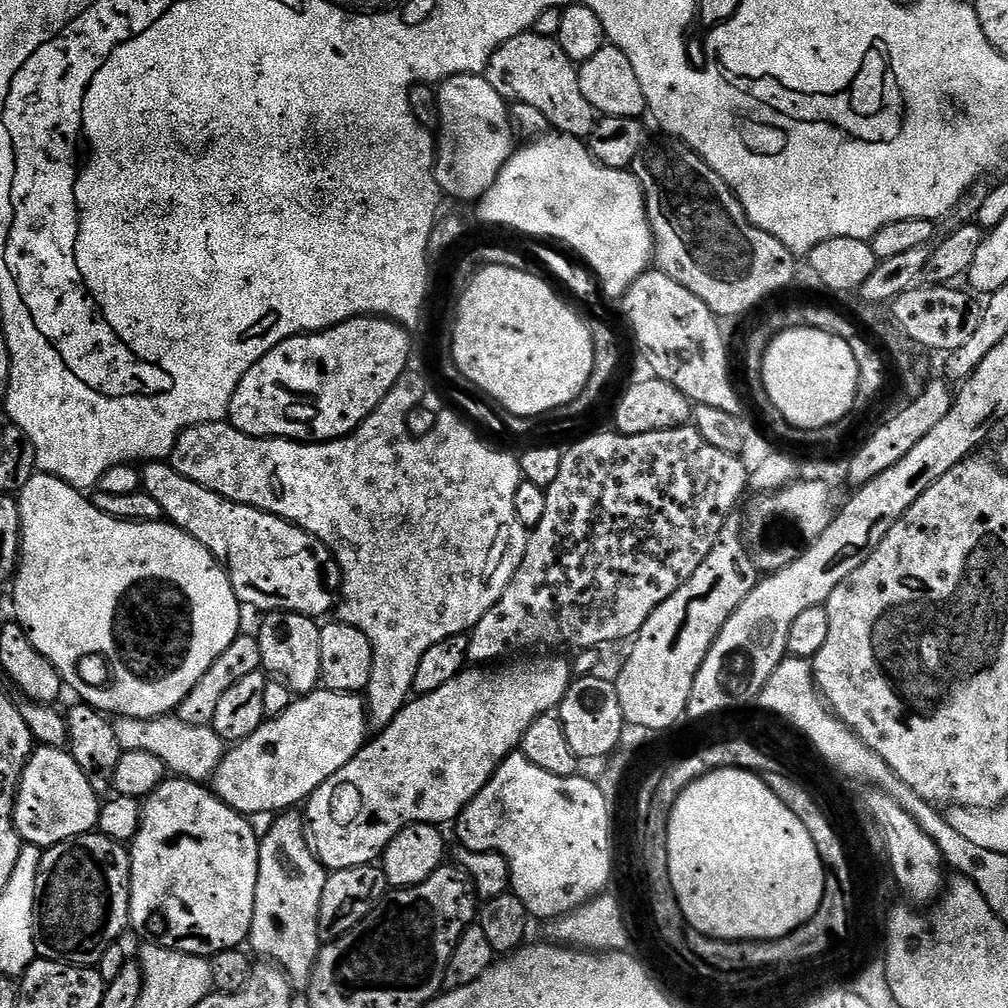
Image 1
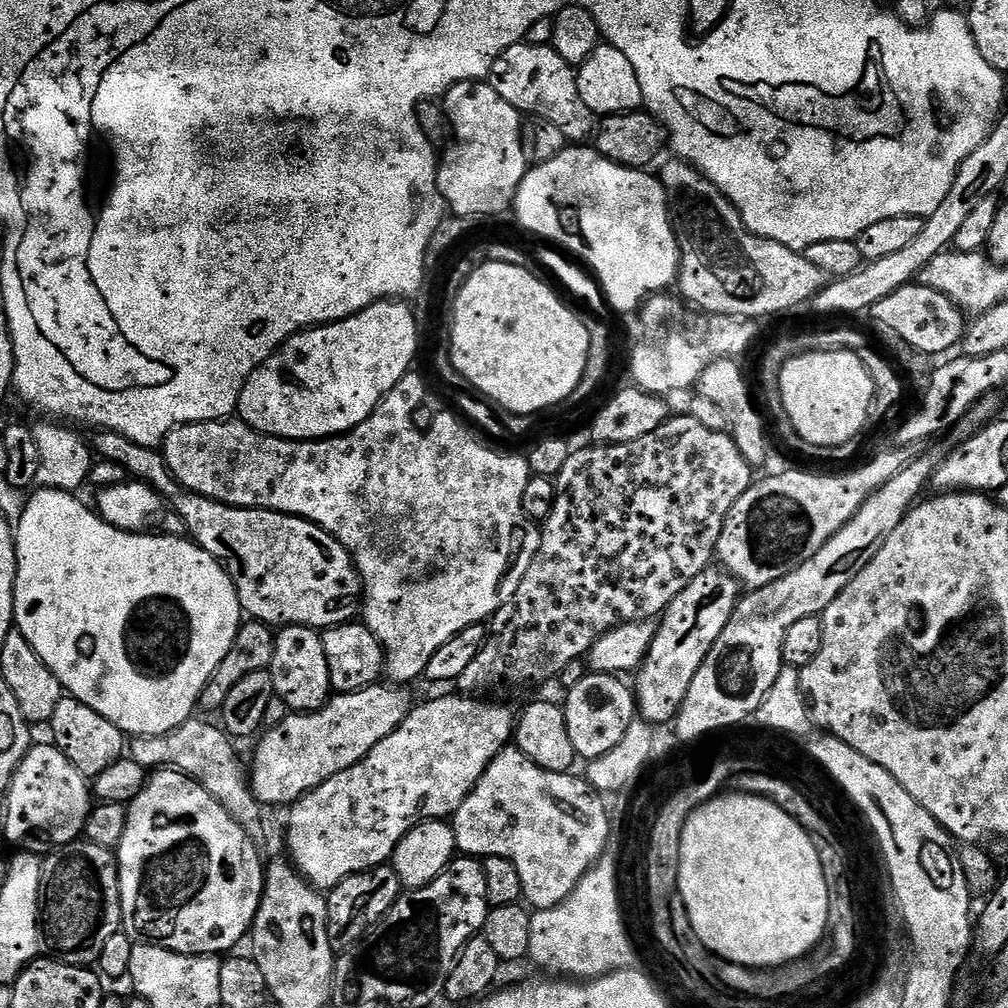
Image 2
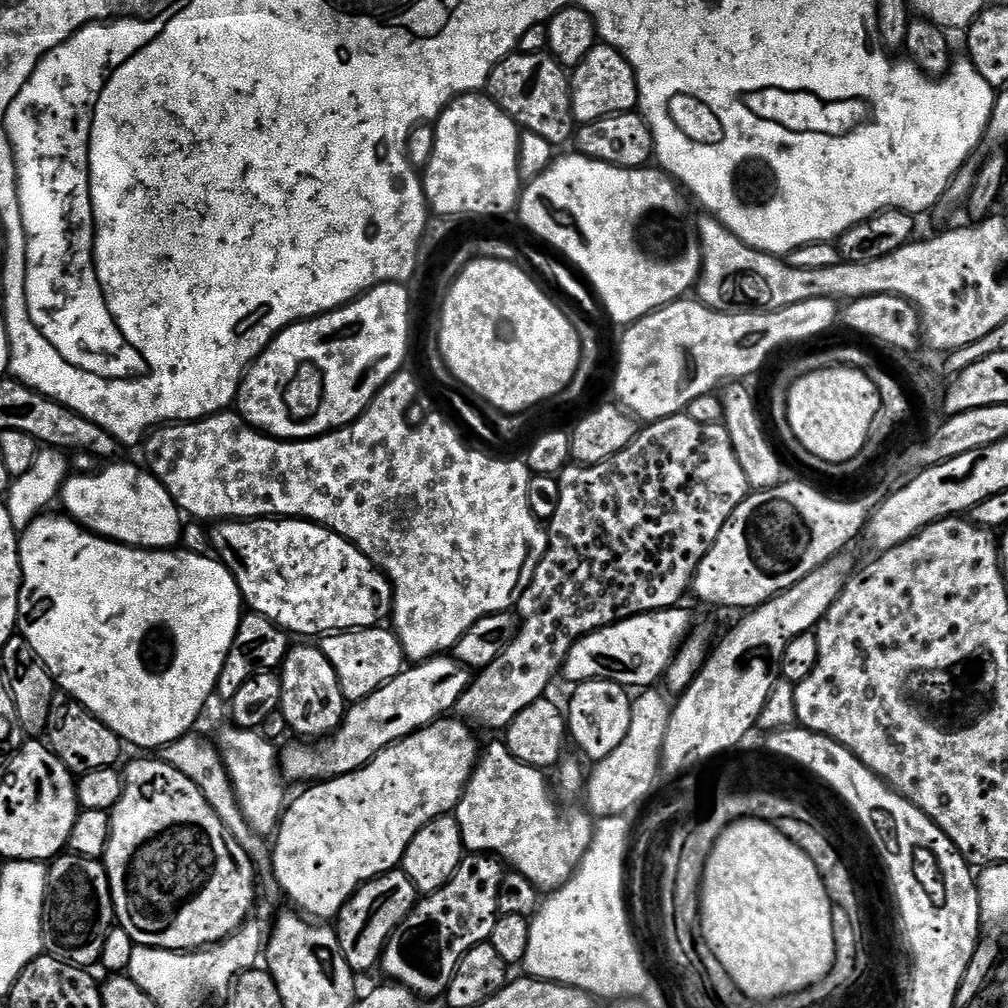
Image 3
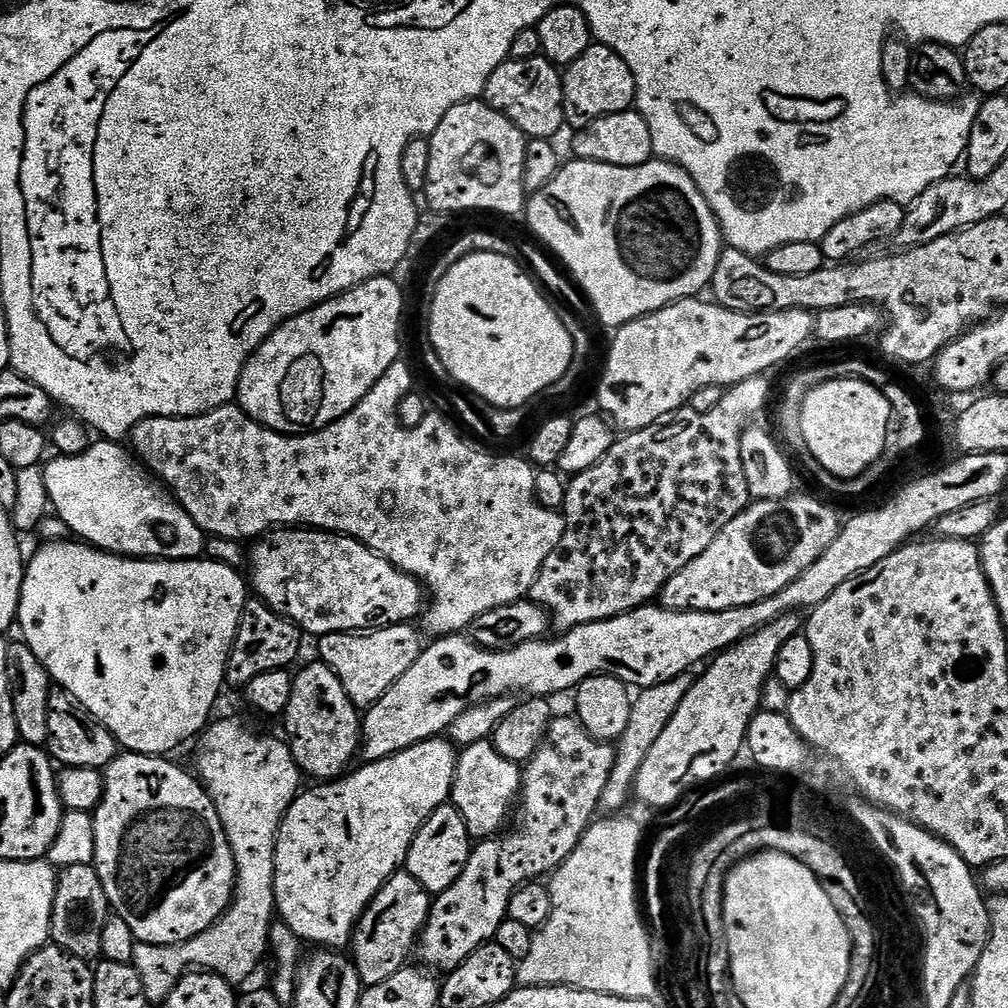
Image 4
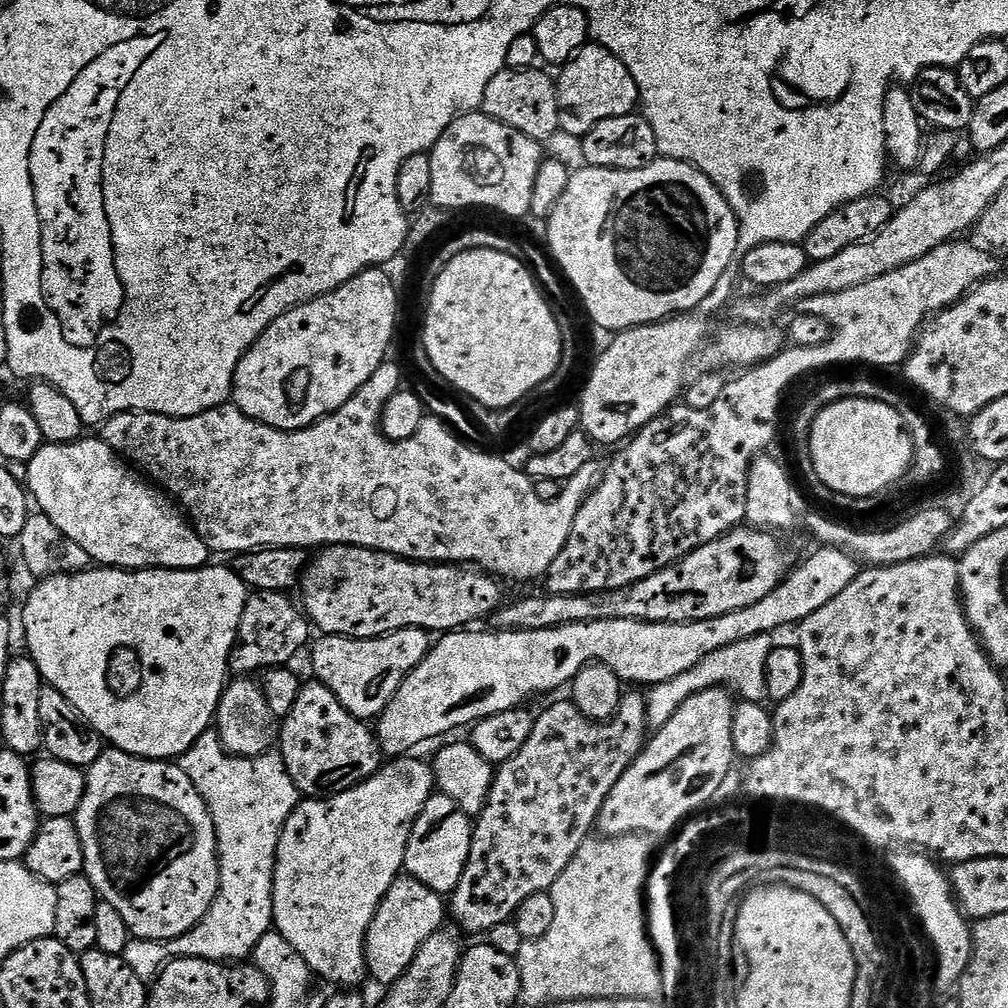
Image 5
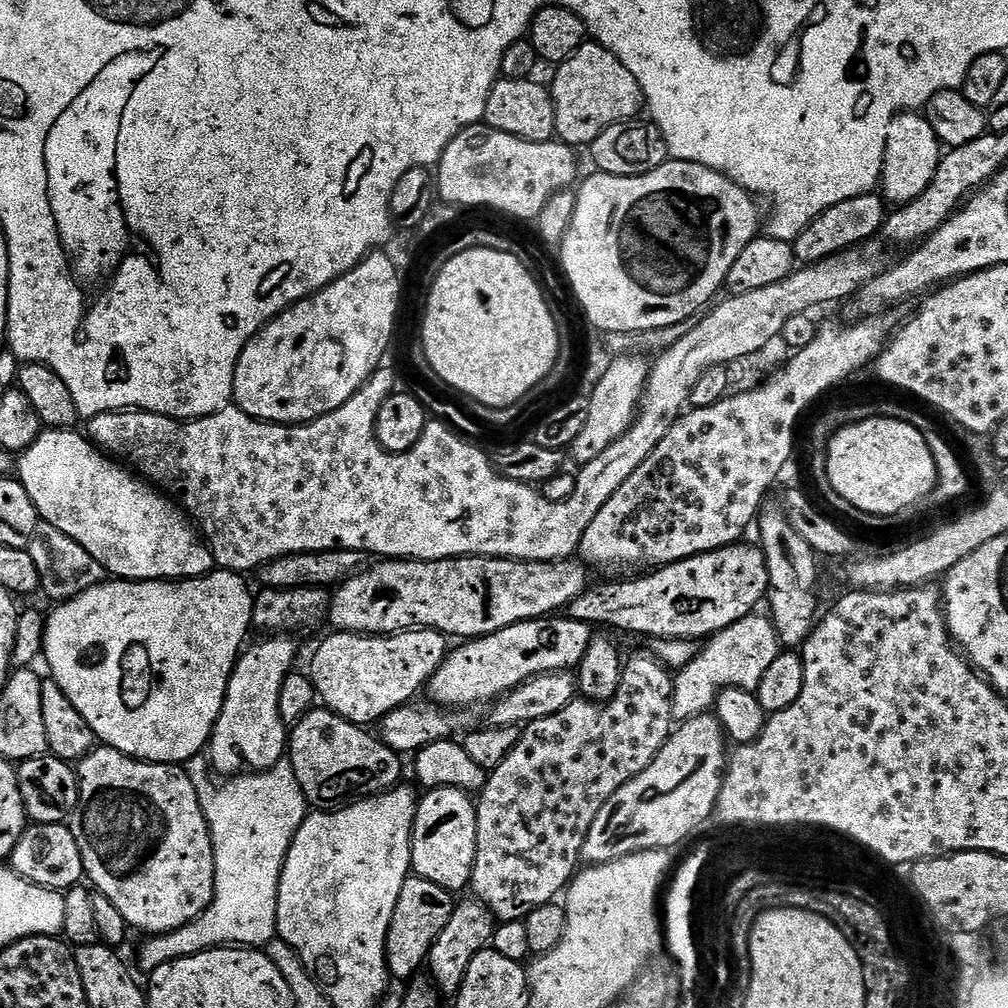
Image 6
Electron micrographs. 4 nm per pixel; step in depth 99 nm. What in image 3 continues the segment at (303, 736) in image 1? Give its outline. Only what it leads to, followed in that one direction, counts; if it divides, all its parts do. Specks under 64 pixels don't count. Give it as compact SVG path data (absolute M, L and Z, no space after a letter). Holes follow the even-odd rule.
M448 654L432 657L430 660L421 660L405 667L399 672L389 684L382 685L374 694L370 694L364 700L355 701L345 711L344 721L337 726L330 738L321 739L319 742L296 742L300 744L288 744L279 749L280 775L285 781L292 780L299 786L307 785L309 782L323 782L333 780L335 776L345 776L359 768L365 768L379 752L386 750L394 742L406 738L410 734L427 729L428 724L435 722L439 716L451 713L455 709L458 698L468 689L470 683L469 669L459 664L455 658Z

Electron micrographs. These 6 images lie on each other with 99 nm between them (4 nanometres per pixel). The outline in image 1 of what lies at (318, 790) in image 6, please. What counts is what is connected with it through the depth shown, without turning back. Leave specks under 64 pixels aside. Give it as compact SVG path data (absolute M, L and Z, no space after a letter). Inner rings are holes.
M270 612L263 617L260 632L255 633L258 646L262 646L263 671L269 677L281 680L292 694L307 694L321 687L322 670L321 625L313 617L297 612Z

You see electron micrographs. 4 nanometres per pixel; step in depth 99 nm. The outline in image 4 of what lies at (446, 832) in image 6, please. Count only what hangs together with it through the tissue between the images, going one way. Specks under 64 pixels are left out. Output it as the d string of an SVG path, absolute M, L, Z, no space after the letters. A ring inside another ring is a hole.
M451 803L442 805L418 830L408 851L406 871L430 894L445 892L462 874L468 855L474 847L466 830L466 822Z

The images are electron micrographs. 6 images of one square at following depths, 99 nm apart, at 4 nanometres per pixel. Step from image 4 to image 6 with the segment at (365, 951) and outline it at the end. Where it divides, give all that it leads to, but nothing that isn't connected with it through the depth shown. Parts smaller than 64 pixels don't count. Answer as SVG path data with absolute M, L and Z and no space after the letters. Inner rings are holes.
M409 875L402 886L402 894L398 894L398 904L394 906L394 916L390 918L388 936L384 942L388 970L395 979L397 976L403 982L411 981L419 973L416 971L425 967L432 943L438 934L442 934L442 930L446 930L446 922L450 922L456 906L453 893L442 886L434 886L434 882L426 878Z

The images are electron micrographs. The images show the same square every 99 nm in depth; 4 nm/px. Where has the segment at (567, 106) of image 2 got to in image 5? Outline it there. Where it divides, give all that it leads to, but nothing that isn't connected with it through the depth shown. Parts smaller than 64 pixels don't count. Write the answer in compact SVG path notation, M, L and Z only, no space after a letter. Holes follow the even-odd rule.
M505 67L504 71L494 74L494 78L490 78L490 86L486 86L482 111L490 118L526 134L526 138L547 142L552 135L560 132L560 111L556 80L540 71L539 67L526 70Z

